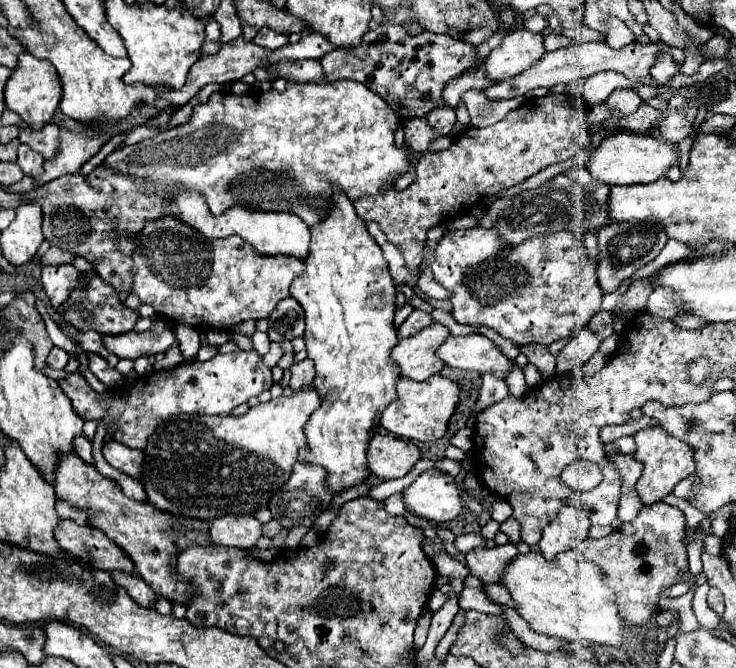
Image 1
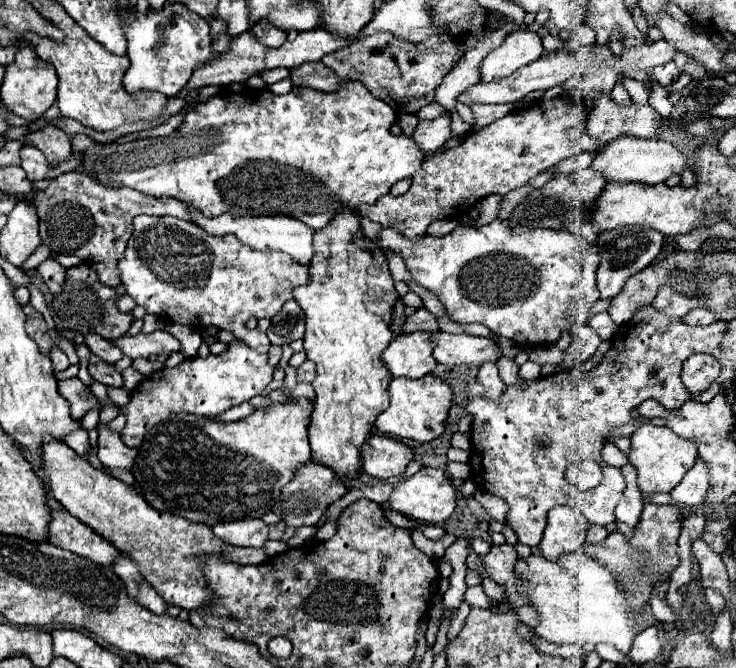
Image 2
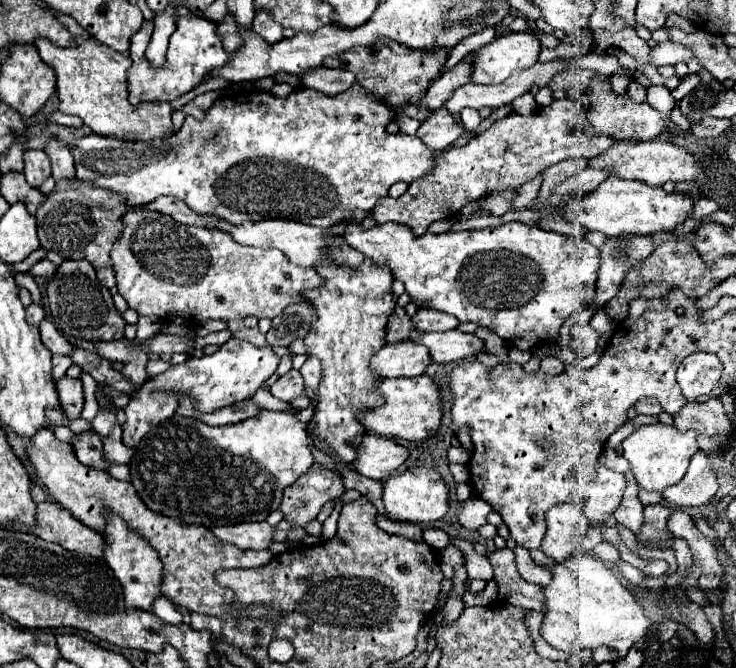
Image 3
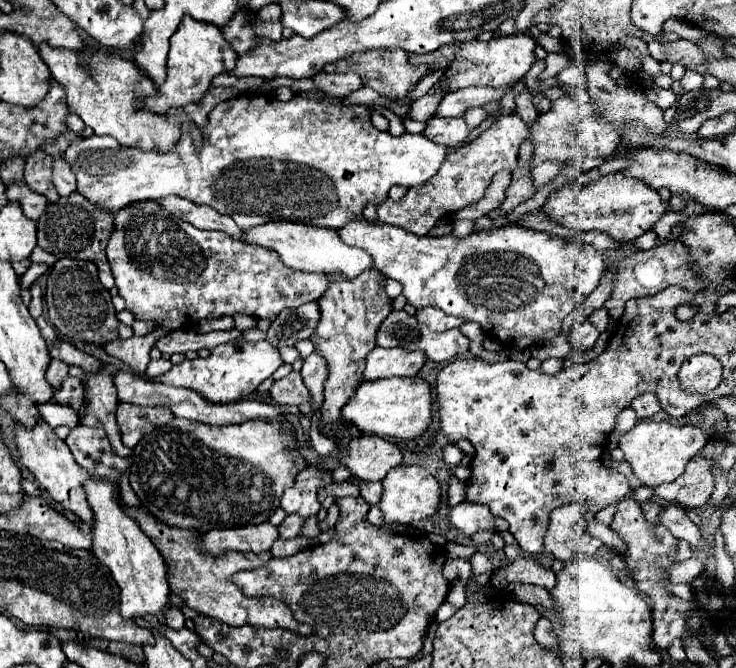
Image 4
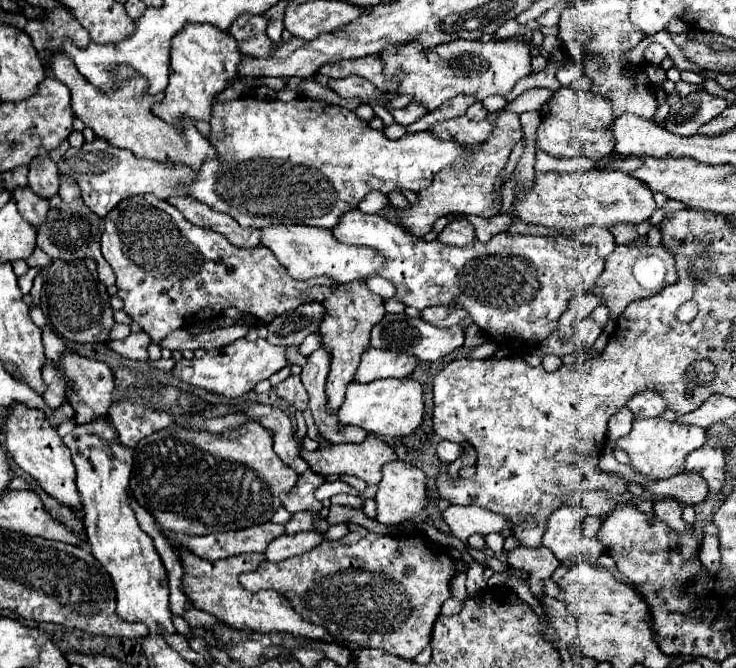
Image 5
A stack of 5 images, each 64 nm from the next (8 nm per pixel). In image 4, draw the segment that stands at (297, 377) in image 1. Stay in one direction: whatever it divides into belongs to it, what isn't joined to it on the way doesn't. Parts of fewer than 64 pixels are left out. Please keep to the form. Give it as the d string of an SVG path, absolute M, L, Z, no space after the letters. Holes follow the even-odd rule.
M312 352L308 358L304 358L304 366L302 366L302 378L306 388L312 394L312 402L316 404L316 408L324 402L324 380L326 380L326 362L322 358L318 358L316 352Z

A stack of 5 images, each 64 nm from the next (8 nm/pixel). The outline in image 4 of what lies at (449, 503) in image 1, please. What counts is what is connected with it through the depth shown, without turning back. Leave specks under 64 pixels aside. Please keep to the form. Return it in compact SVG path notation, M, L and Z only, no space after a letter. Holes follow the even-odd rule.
M396 466L386 474L382 484L384 484L384 492L382 492L382 500L380 500L380 510L382 510L386 522L414 524L414 522L430 518L432 514L438 512L438 506L440 506L440 500L442 500L440 484L426 468Z

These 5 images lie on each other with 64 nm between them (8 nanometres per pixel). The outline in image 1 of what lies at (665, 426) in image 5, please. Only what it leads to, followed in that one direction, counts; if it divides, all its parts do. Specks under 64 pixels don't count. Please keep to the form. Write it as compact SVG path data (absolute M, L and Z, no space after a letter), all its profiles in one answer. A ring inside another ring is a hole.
M660 426L640 430L634 436L634 440L636 440L636 446L638 446L634 458L644 462L642 478L636 482L636 490L638 490L640 500L642 500L644 506L650 506L650 504L656 504L656 502L664 500L668 494L672 494L672 490L678 482L682 482L684 478L688 478L690 474L696 472L694 458L692 458L694 450L686 442L680 442L678 438L668 436Z

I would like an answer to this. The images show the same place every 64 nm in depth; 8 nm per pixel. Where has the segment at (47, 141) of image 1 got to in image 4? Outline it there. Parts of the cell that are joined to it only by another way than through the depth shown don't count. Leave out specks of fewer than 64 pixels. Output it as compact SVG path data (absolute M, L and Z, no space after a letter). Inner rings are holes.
M64 158L54 160L54 186L60 196L68 196L76 190L76 176Z

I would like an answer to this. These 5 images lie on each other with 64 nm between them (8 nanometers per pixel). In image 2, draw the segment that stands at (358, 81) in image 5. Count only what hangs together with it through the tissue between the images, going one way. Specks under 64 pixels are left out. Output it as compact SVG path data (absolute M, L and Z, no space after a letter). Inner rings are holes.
M308 62L290 70L290 80L292 84L318 88L318 90L336 90L338 82L344 82L344 78L332 74L332 70L328 70L322 62L314 62L314 64Z

